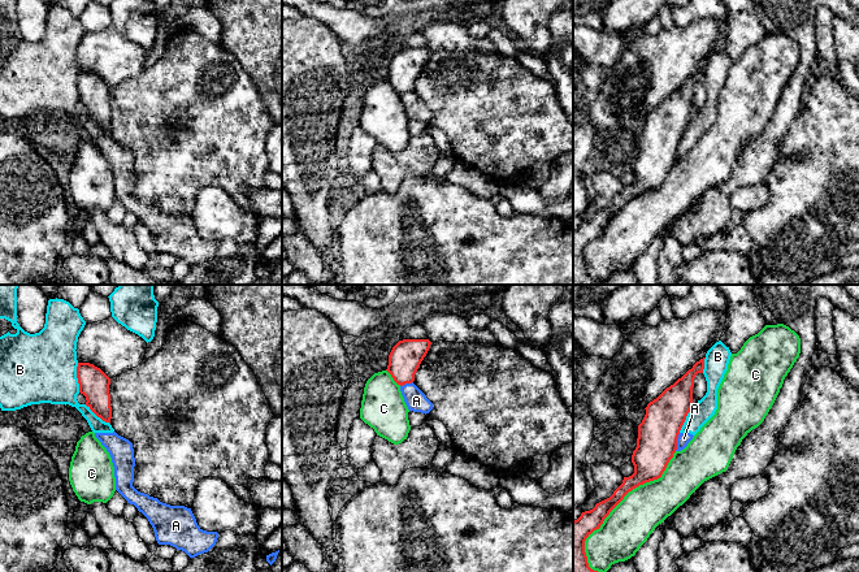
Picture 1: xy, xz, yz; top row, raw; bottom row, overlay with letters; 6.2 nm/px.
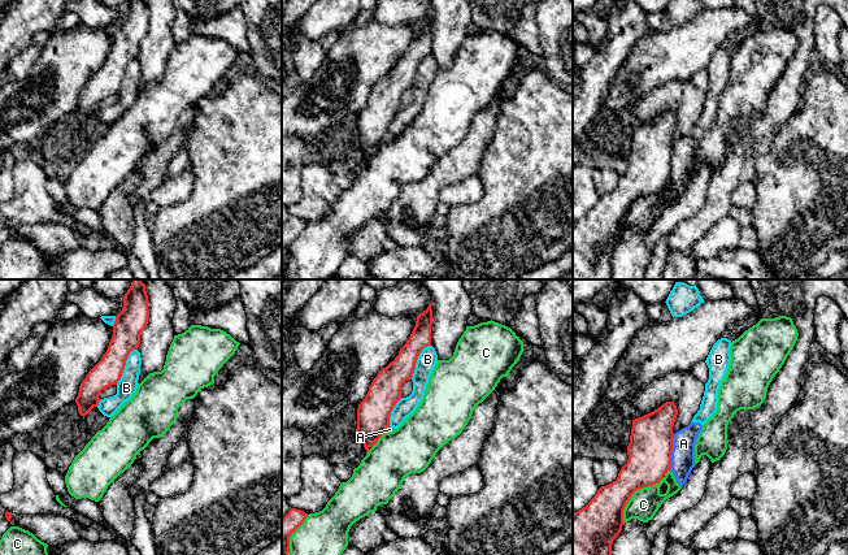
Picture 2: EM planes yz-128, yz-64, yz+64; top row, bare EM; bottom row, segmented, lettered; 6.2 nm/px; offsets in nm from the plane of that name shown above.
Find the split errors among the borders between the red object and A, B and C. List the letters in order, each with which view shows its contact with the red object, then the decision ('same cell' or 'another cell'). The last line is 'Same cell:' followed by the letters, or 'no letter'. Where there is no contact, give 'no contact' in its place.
A: yz | another cell
B: xy | another cell
C: yz | another cell
Same cell: no letter

